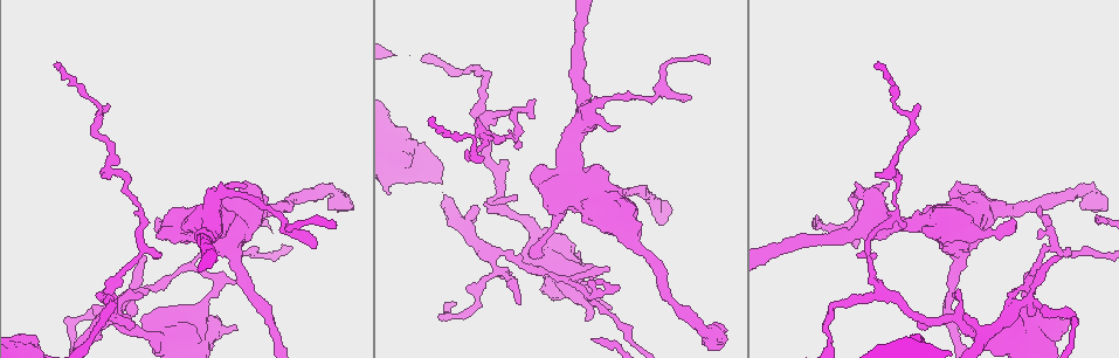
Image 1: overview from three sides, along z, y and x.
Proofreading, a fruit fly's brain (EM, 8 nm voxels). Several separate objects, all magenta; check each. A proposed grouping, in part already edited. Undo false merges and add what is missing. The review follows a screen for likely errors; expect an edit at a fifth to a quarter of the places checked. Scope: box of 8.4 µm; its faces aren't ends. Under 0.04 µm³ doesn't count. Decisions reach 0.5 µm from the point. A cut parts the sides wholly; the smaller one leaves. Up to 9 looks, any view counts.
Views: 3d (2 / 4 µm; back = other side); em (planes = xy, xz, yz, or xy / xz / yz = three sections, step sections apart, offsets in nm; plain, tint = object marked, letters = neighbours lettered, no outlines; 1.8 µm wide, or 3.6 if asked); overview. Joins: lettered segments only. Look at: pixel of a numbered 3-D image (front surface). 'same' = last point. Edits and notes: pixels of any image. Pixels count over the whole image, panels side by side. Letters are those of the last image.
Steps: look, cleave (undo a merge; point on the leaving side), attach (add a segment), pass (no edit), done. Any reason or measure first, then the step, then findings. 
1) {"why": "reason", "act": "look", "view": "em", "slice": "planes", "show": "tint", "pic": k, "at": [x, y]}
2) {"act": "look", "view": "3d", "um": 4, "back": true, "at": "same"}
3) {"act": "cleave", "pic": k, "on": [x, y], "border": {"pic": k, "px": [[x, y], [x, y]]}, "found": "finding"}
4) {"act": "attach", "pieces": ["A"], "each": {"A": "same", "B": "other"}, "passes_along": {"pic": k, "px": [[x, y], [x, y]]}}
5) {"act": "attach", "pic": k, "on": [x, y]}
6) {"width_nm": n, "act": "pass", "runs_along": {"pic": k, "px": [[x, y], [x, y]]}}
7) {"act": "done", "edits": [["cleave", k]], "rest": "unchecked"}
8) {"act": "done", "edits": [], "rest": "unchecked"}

{"act": "look", "view": "3d", "um": 4, "back": true, "pic": 1, "at": [597, 279]}

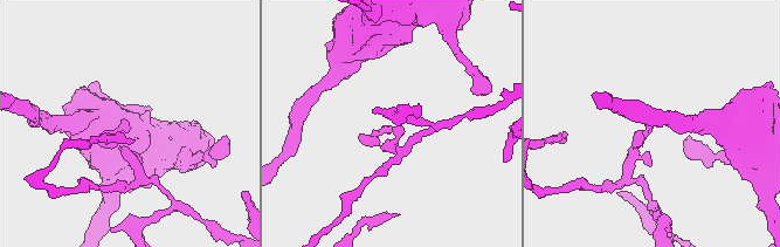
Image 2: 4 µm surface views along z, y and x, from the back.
{"act": "look", "view": "em", "um": 3.6, "slice": "planes", "show": "letters", "pic": 2, "at": [389, 125]}

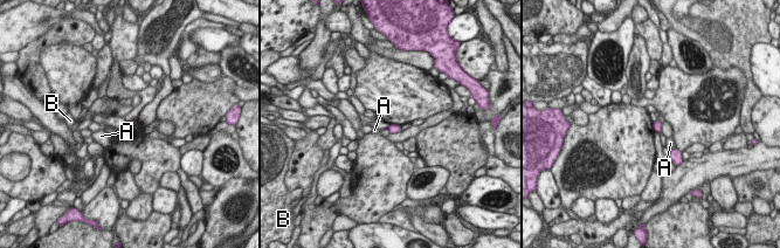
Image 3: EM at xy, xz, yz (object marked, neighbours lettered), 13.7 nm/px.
{"longest_contact_nm": ["A", 120], "act": "pass", "each": {"A": "other", "B": "other"}, "border": {"pic": 3, "px": [[390, 124], [387, 128]]}, "found": "no lettered segment goes on from it"}

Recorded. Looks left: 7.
{"why": "free end", "act": "look", "view": "em", "slice": "xz", "step": 8, "show": "letters", "pic": 1, "at": [215, 316]}

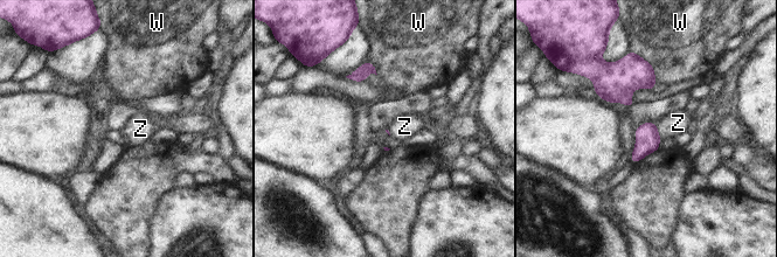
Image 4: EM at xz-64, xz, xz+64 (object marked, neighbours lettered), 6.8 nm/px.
{"act": "pass", "each": {"W": "other", "Z": "other"}, "border": {"pic": 4, "px": [[656, 124], [657, 132], [661, 139]]}, "found": "none of them fits"}

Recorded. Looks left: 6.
{"why": "branch stops here", "act": "look", "view": "em", "slice": "planes", "show": "plain", "pic": 1, "at": [886, 186]}

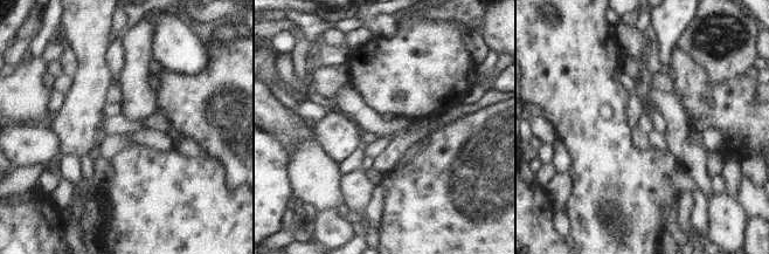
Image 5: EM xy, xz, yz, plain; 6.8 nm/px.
{"act": "look", "view": "em", "slice": "planes", "show": "letters", "at": "same"}

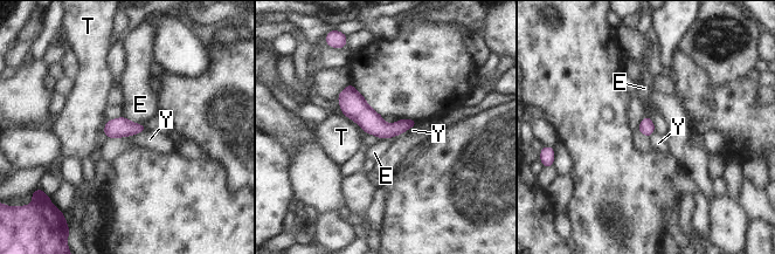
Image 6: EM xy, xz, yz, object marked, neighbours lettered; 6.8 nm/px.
{"act": "pass", "each": {"E": "other", "T": "other", "Y": "other"}, "runs_along": {"pic": 6, "px": [[346, 90], [379, 128], [413, 123]]}, "found": "none of them fits"}

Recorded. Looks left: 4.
{"why": "three-way junction", "act": "look", "view": "em", "um": 3.6, "slice": "planes", "show": "letters", "pic": 1, "at": [485, 122]}

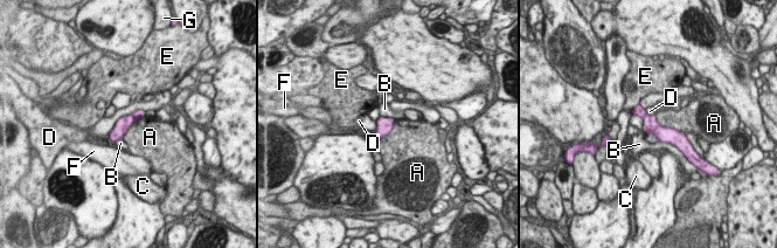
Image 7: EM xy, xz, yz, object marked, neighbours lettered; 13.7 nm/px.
{"width_nm": 200, "act": "cleave", "pic": 7, "on": [138, 114], "each": {"A": "other", "B": "other", "C": "other", "D": "other", "E": "other", "F": "other", "G": "other"}, "found": "a second neuron is stuck on"}

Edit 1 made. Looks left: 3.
{"act": "done", "edits": [["cleave", 7]], "rest": "unchecked"}

